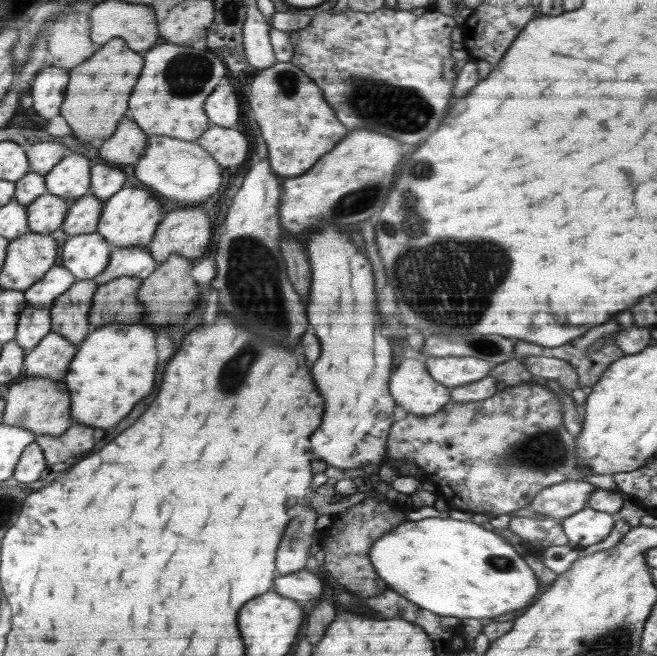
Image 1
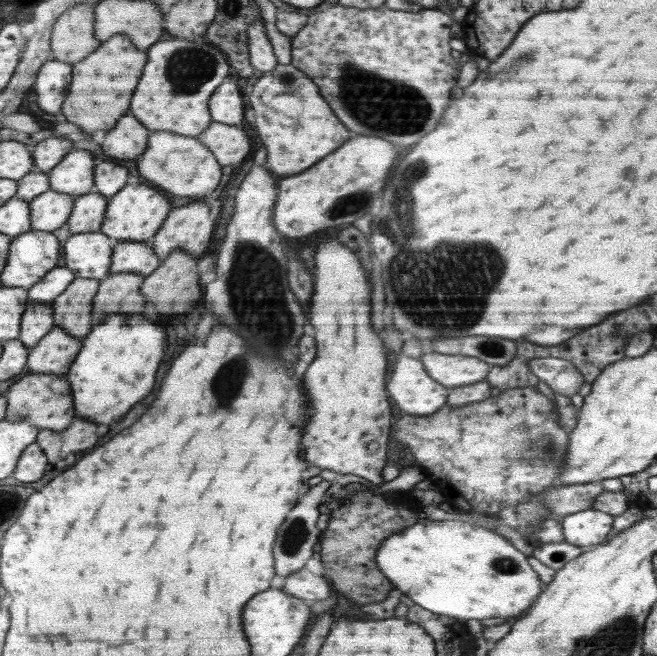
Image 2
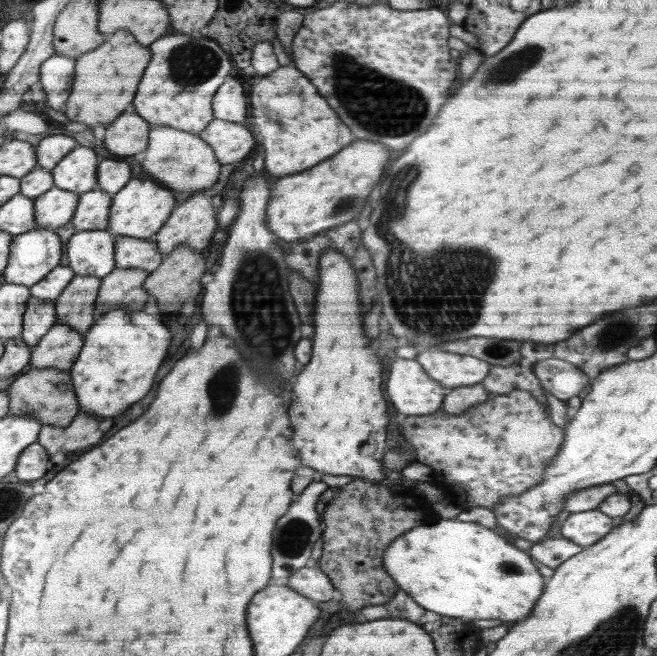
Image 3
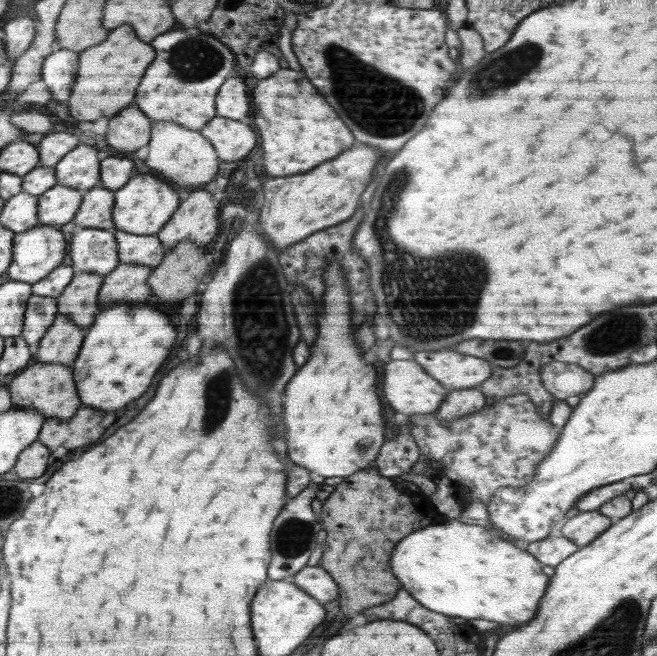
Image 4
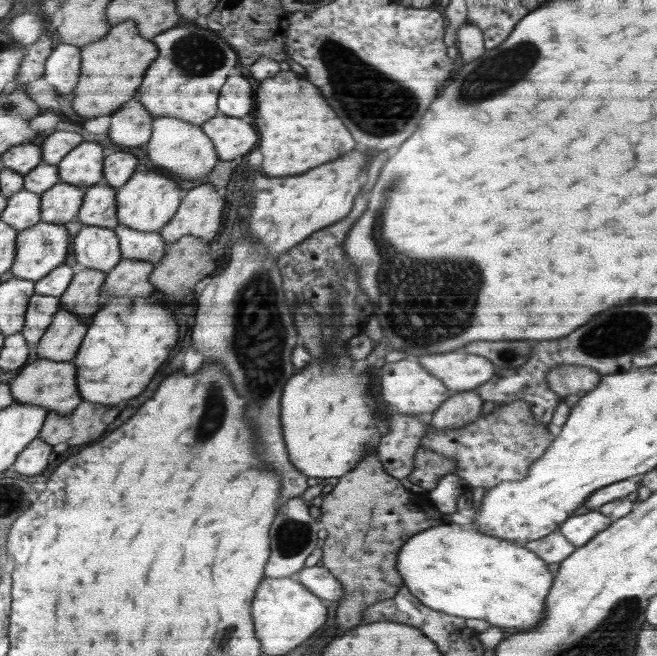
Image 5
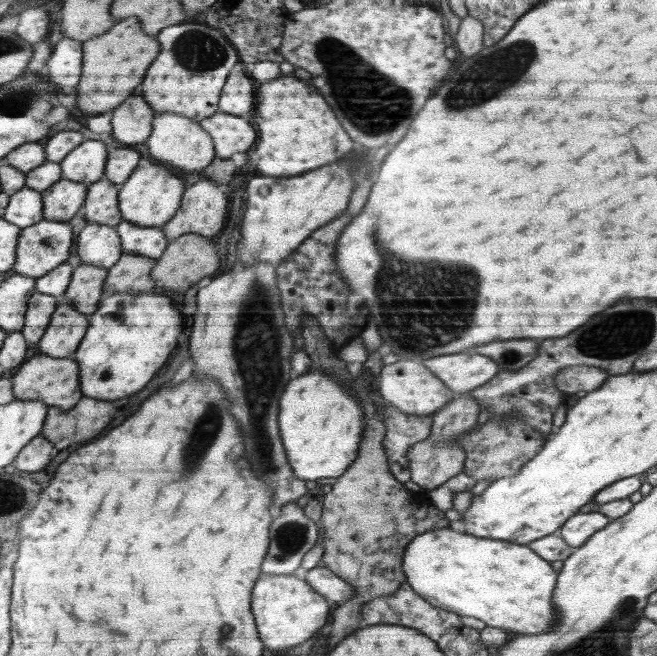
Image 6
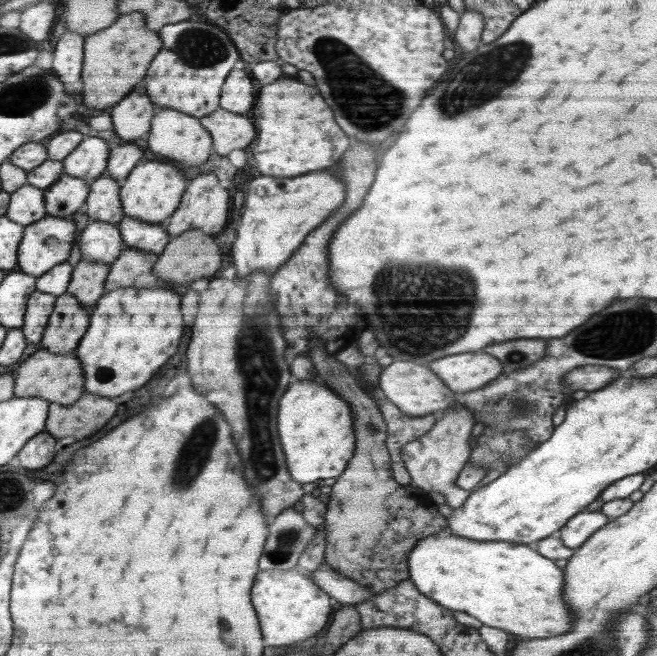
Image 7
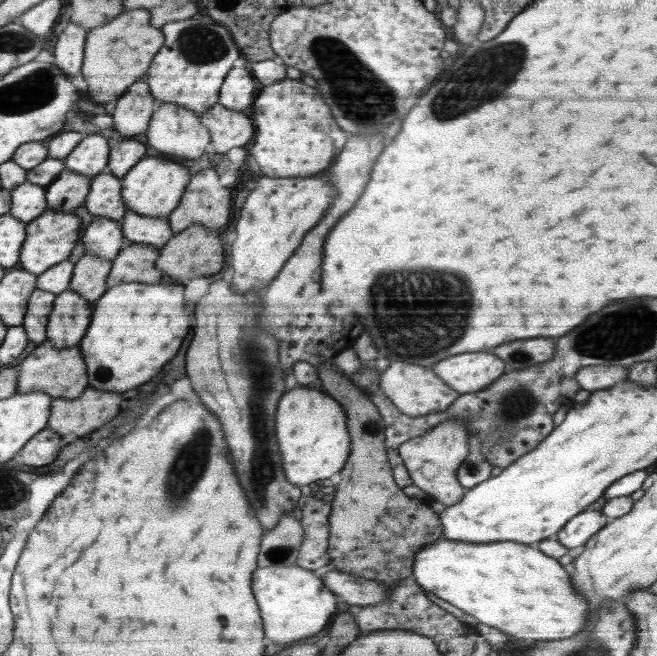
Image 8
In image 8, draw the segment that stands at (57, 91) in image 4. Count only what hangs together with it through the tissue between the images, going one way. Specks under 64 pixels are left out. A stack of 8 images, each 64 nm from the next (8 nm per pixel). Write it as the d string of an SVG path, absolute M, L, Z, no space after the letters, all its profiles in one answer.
M70 22L54 46L56 50L53 53L53 64L69 78L74 78L81 73L86 36L86 29Z

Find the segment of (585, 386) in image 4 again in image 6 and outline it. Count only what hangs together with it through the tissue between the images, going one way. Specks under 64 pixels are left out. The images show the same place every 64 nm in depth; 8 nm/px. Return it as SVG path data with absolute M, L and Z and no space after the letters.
M578 365L577 367L563 368L554 376L554 387L560 393L570 395L580 391L587 393L600 388L608 380L608 373L600 368Z

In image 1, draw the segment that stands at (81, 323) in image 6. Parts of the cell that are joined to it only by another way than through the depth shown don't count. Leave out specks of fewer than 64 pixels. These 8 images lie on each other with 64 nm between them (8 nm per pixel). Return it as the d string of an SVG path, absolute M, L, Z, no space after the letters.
M51 331L29 353L25 353L23 370L26 377L42 377L62 383L77 348L61 334Z

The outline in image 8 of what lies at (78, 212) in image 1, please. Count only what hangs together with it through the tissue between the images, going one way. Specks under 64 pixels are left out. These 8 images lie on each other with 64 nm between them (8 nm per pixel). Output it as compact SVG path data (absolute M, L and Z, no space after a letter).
M99 173L91 179L90 191L84 202L94 216L120 221L127 213L121 197L122 179L113 174Z

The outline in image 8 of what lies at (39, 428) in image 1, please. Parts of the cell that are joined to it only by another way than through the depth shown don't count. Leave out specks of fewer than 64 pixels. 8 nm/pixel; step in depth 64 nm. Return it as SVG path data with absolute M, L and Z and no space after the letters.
M45 341L28 353L28 356L18 366L17 393L28 394L42 392L53 399L74 400L82 395L88 388L88 373L86 365L77 346L58 350Z

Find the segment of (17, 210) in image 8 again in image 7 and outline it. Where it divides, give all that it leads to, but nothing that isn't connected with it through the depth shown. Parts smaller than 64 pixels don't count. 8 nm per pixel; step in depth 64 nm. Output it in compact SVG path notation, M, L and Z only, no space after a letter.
M26 182L10 195L5 216L16 224L26 227L46 215L44 190Z

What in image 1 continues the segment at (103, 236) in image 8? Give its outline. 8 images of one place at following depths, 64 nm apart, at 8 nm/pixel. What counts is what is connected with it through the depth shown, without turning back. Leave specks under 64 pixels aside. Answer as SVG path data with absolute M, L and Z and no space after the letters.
M97 232L69 236L62 246L63 267L77 280L93 279L108 266L112 248Z

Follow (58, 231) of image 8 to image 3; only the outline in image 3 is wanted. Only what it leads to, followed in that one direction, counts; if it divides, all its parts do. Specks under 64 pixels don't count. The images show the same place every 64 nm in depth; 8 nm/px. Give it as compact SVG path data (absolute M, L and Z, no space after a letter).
M34 228L13 235L4 282L31 287L62 260L62 242L53 229Z

